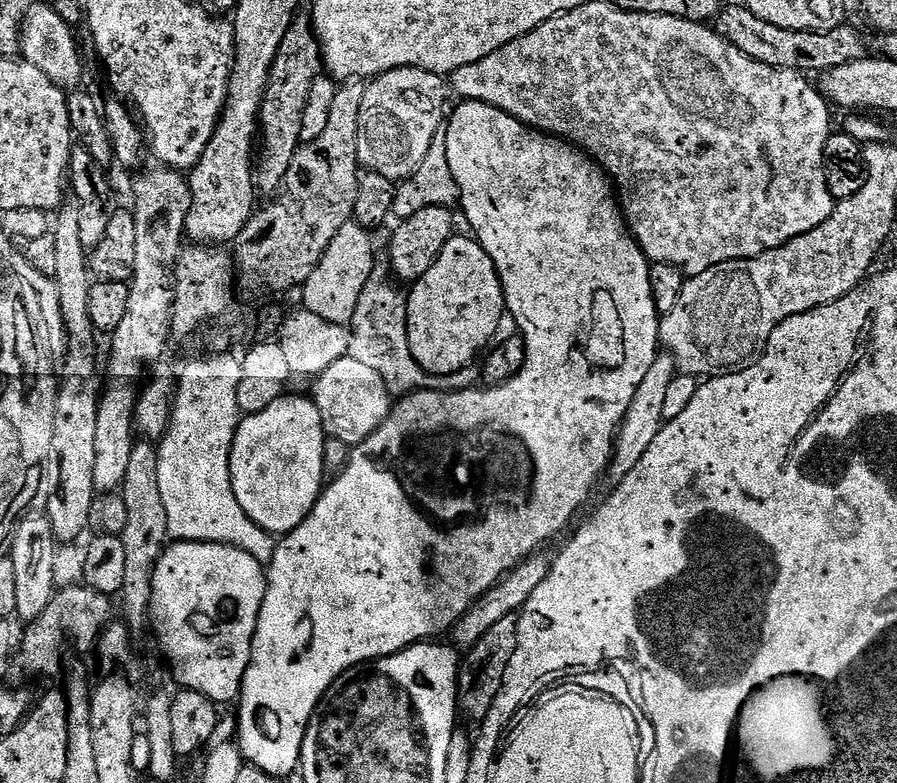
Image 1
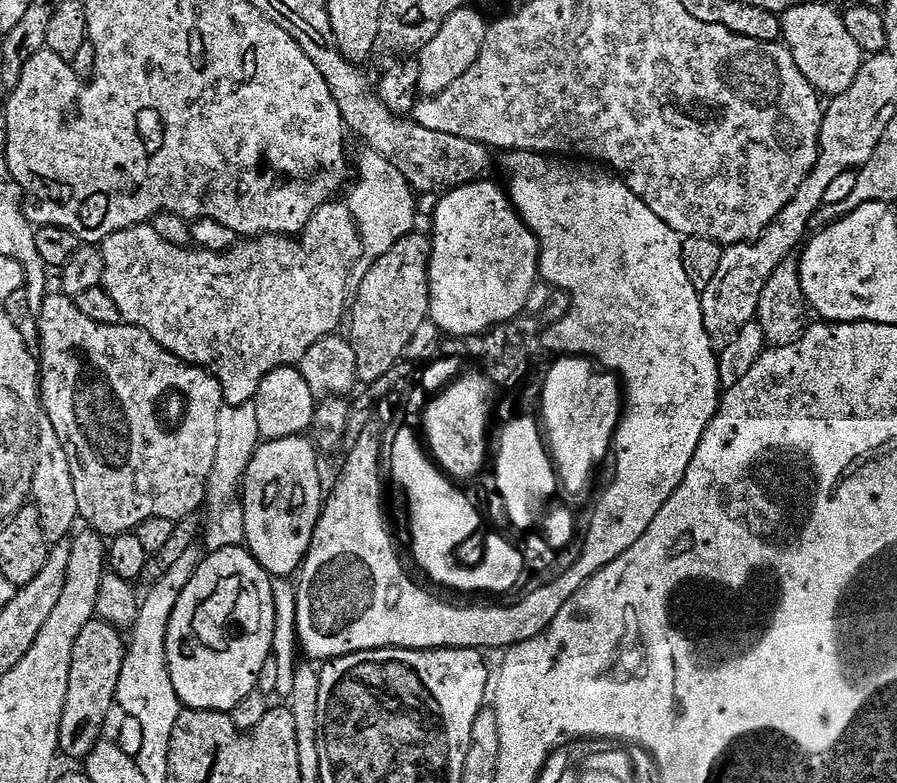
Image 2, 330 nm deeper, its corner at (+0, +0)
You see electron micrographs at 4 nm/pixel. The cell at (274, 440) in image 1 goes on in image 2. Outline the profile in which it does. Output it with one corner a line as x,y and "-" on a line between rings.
307,435
291,436
281,440
264,440
257,448
254,458
244,475
242,485
242,503
246,547
252,557
273,578
288,578
288,575
299,573
304,559
308,557
310,542
314,538
314,530
318,526
320,509
326,499
326,488
320,485
320,464
315,444

